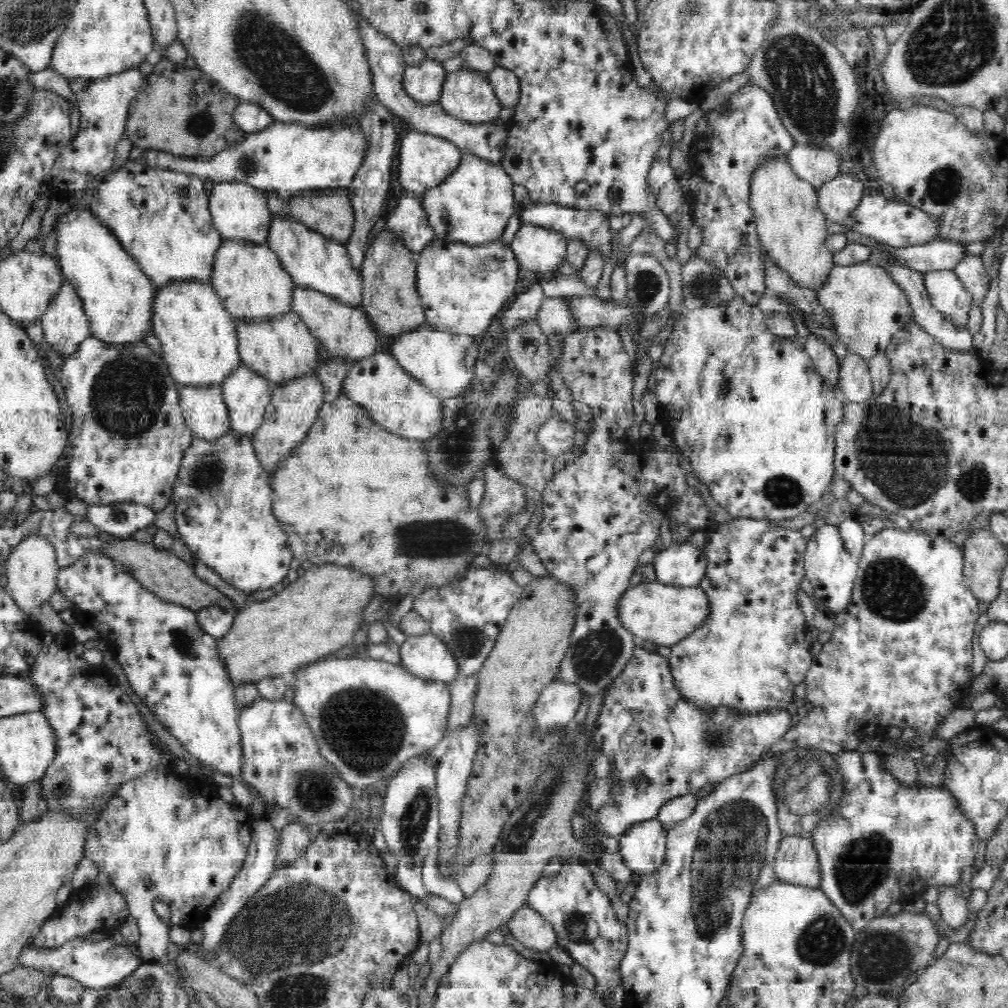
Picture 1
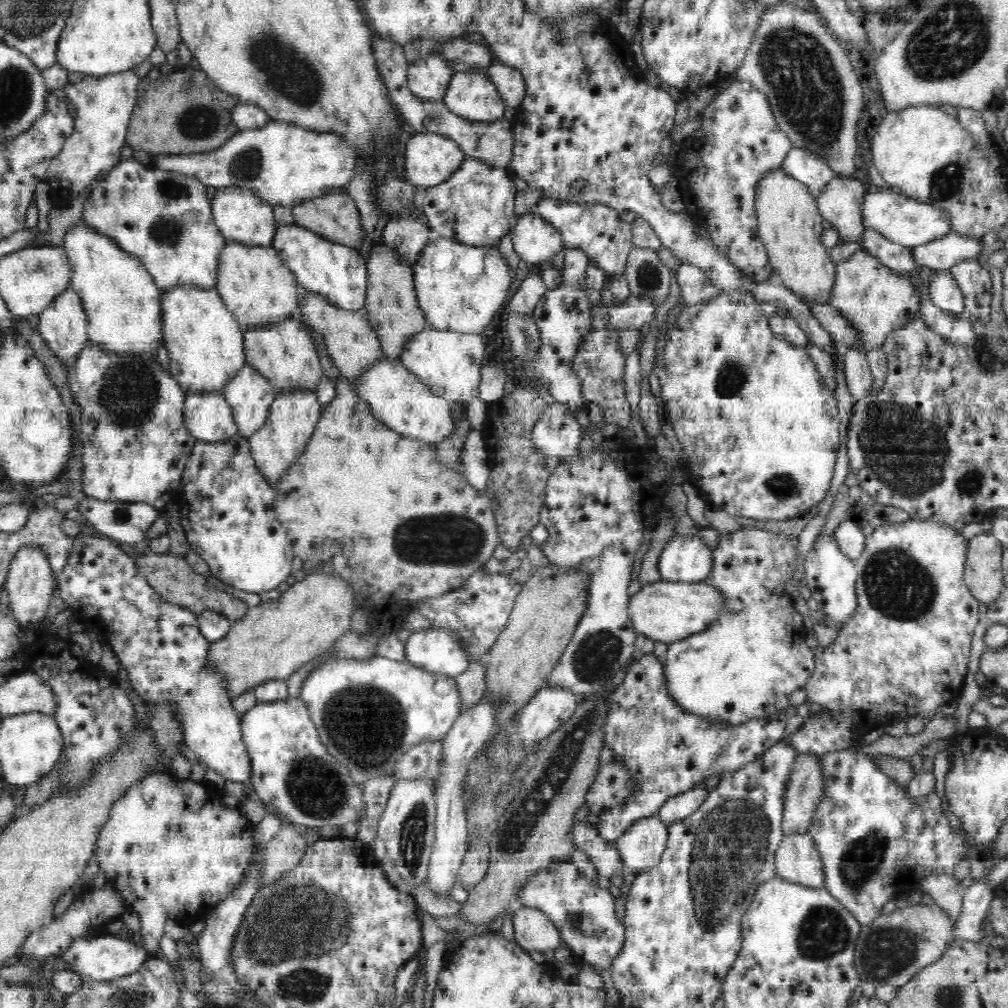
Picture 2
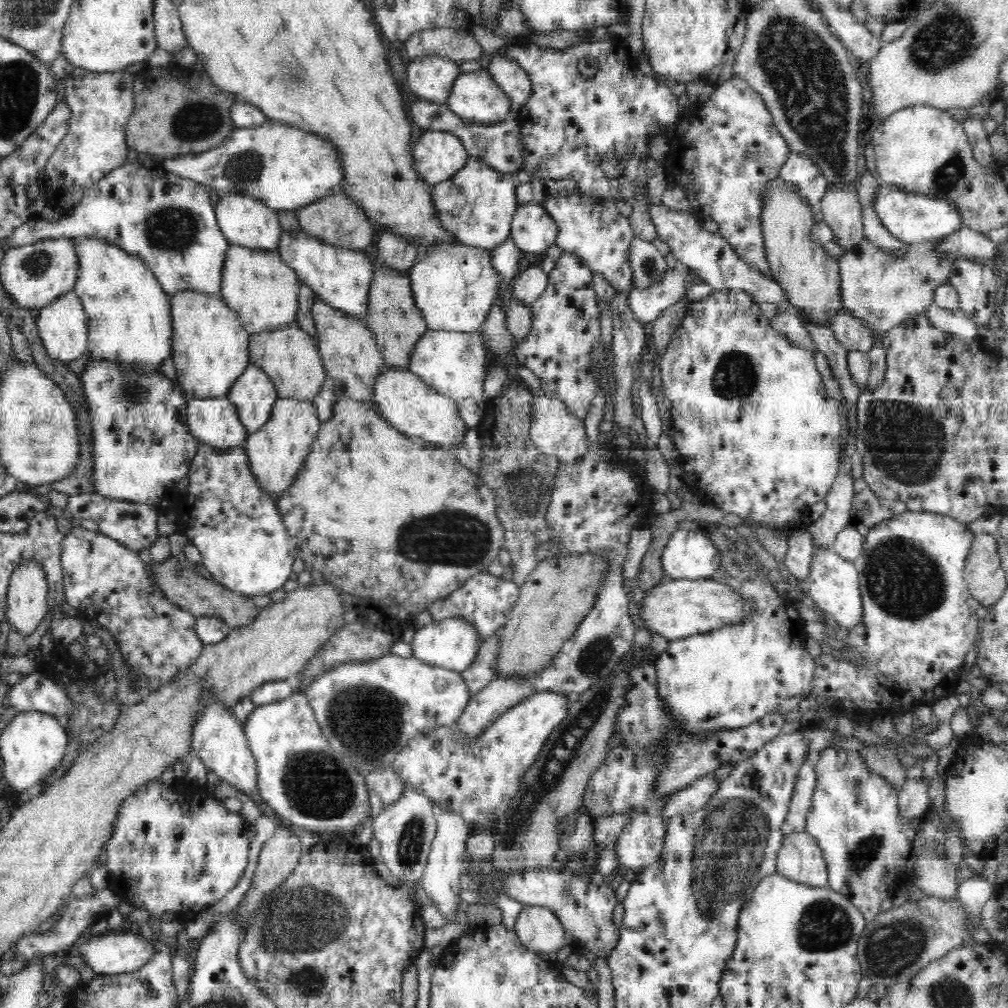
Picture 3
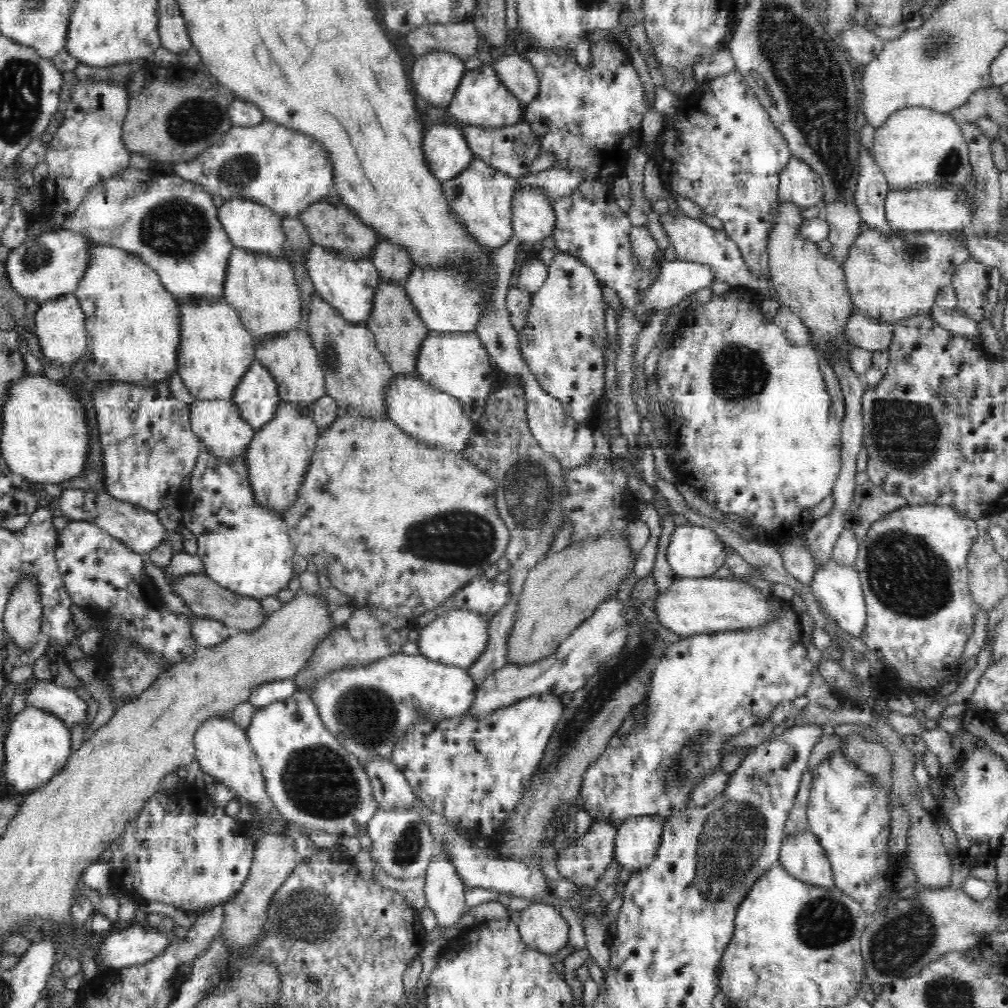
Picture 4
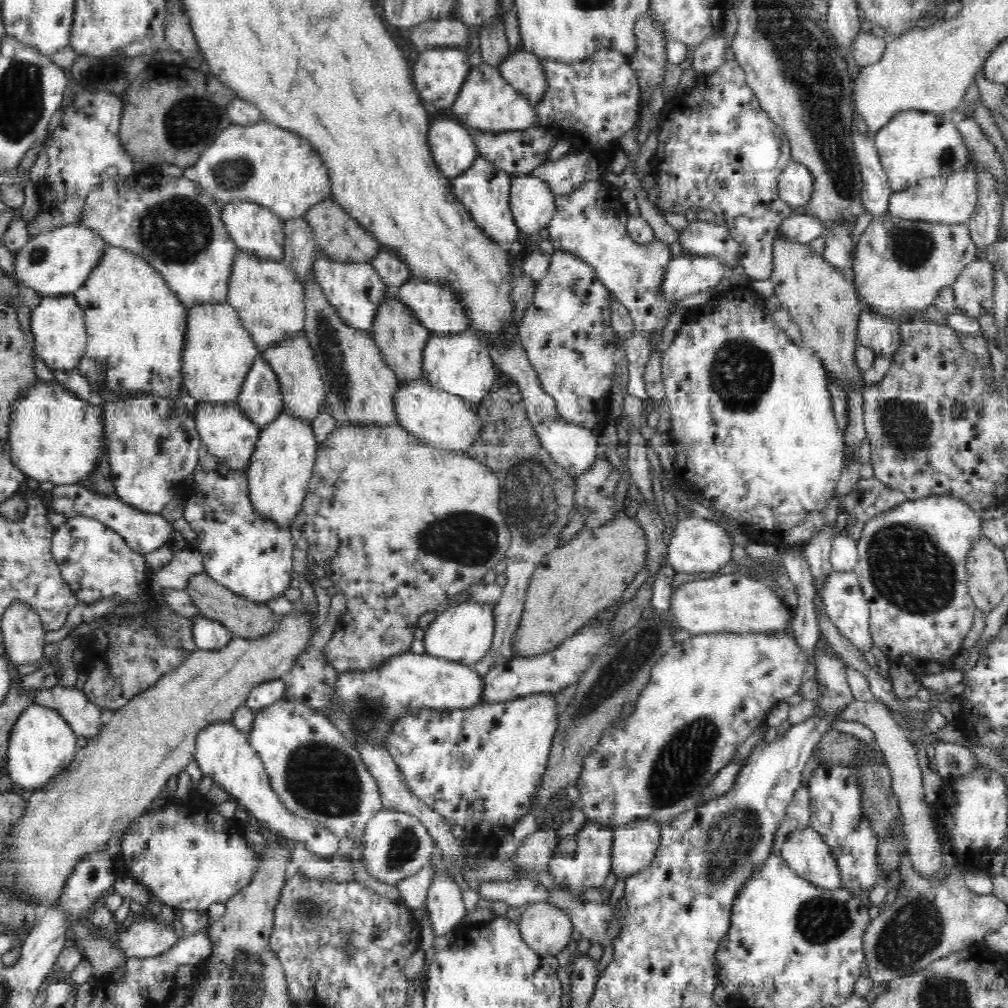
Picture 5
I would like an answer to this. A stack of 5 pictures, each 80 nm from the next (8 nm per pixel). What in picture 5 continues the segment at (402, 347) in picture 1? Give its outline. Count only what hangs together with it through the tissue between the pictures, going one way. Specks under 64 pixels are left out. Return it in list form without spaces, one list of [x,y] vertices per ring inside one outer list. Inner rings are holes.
[[[470,330],[456,335],[432,335],[423,352],[421,378],[444,392],[469,400],[473,408],[478,408],[496,380],[494,362],[484,346]]]

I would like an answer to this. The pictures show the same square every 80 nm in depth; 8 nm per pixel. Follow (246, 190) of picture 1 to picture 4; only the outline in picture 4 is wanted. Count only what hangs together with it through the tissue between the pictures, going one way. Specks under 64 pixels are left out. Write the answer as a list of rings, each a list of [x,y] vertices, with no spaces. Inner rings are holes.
[[[248,199],[223,200],[218,203],[218,219],[235,247],[242,247],[255,254],[284,258],[285,233],[282,229],[282,217],[267,207]]]

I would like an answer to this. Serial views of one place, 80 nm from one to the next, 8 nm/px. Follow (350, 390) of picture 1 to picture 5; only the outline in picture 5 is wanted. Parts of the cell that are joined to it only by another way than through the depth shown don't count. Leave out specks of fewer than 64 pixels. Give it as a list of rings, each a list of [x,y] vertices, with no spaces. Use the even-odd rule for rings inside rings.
[[[425,379],[400,382],[394,395],[397,424],[409,430],[419,441],[436,449],[465,451],[481,434],[482,421],[469,400],[444,392]]]

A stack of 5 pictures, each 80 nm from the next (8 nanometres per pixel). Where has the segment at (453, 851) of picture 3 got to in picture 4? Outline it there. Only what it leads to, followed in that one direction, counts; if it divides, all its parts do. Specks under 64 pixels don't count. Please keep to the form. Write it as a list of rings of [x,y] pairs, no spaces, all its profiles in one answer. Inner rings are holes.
[[[442,850],[427,866],[425,896],[440,929],[455,925],[466,912],[466,885],[448,853]]]

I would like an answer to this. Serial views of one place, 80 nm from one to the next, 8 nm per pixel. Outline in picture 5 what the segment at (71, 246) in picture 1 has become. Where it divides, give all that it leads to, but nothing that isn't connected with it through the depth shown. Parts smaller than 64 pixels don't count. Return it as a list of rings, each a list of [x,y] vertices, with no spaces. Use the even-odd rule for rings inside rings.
[[[106,247],[102,260],[86,282],[73,292],[84,313],[87,346],[79,360],[80,374],[93,390],[107,396],[152,395],[154,398],[180,399],[182,351],[186,346],[187,310],[179,296],[141,256],[120,247]]]

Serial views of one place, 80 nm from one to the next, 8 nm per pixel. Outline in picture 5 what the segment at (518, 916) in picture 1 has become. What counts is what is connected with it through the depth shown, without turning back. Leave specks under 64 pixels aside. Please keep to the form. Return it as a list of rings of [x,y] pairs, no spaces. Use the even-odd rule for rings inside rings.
[[[546,901],[524,906],[518,923],[525,943],[540,955],[556,956],[573,940],[571,918]]]

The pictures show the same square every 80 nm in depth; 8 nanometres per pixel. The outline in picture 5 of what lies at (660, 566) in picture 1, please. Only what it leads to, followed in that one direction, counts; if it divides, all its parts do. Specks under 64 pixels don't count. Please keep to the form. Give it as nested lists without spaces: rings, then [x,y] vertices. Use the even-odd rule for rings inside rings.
[[[688,518],[676,522],[667,546],[667,560],[675,572],[708,572],[714,574],[732,561],[732,540],[716,524],[704,518]]]

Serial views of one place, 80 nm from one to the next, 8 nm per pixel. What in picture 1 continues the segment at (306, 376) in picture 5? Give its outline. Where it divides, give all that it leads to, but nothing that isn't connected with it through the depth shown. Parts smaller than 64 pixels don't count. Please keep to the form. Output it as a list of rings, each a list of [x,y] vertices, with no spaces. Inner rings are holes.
[[[292,310],[264,322],[237,323],[237,330],[241,364],[269,380],[272,387],[302,375],[316,374],[321,364],[317,338],[309,332],[300,315]]]

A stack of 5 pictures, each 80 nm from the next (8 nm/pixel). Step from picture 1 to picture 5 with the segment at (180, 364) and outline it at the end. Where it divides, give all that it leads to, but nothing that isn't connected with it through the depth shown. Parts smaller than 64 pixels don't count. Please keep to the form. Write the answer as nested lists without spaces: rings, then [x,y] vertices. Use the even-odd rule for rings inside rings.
[[[228,302],[205,304],[187,310],[186,346],[182,351],[182,382],[190,396],[202,403],[233,404],[242,383],[260,354],[235,308]]]

